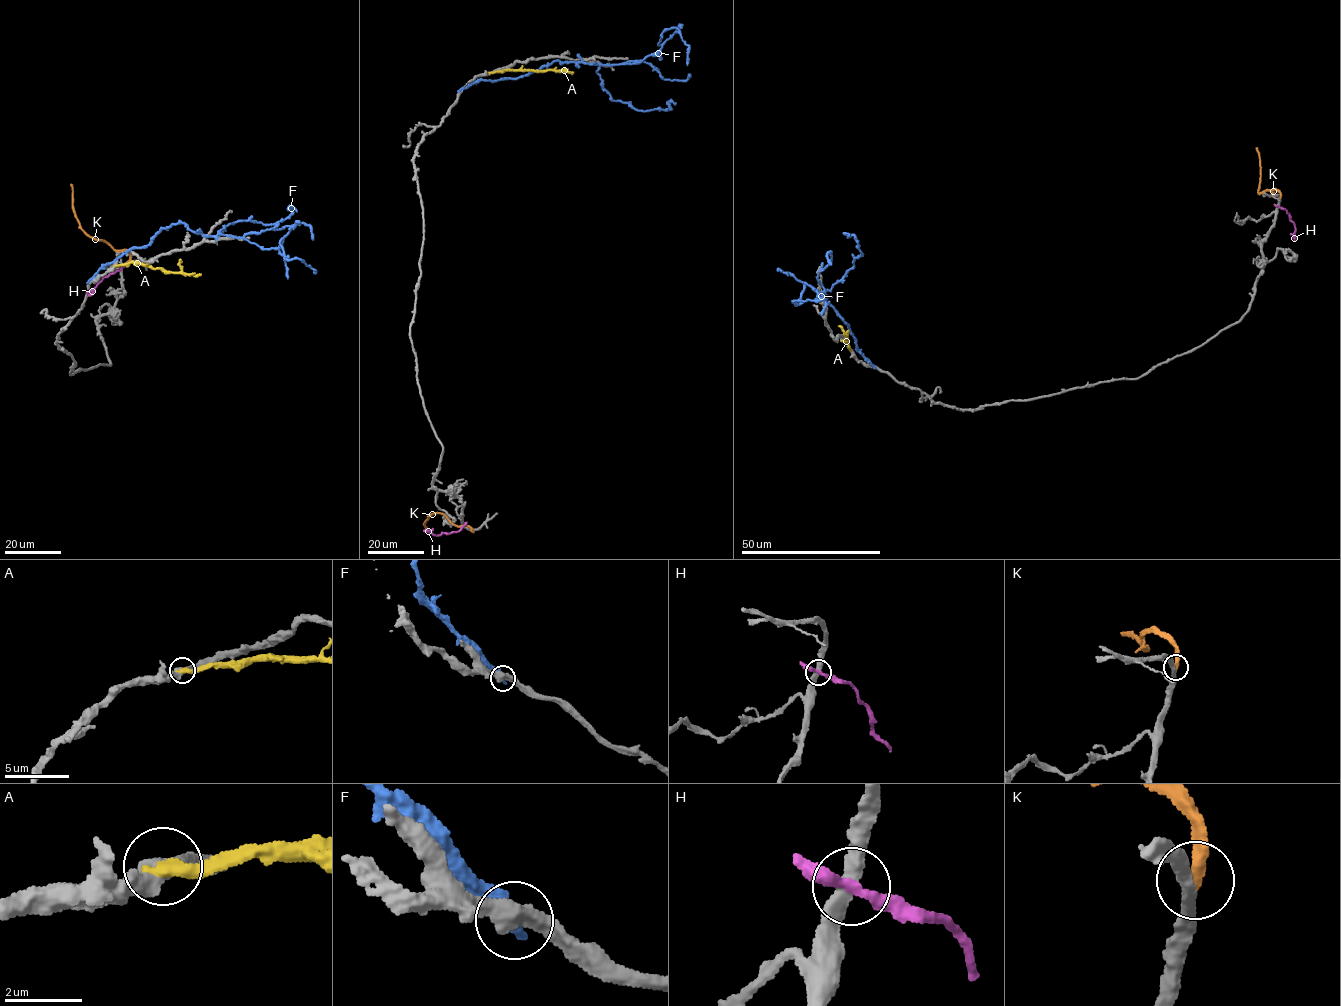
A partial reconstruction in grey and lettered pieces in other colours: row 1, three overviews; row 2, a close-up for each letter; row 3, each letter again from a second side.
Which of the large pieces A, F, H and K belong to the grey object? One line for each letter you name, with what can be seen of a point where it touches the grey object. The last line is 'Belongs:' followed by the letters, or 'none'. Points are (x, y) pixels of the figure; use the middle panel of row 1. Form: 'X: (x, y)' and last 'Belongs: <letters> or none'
K: (471, 530)
Belongs: K

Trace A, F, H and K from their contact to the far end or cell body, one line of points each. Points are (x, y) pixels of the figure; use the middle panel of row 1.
A: (490, 72), (521, 69), (573, 73)
F: (459, 91), (481, 80), (523, 77), (555, 61), (638, 63), (675, 27), (689, 47), (687, 65)
H: (463, 525), (458, 531), (439, 535), (426, 529)
K: (470, 530), (467, 526), (453, 523), (443, 514), (435, 513), (430, 515), (425, 527)

